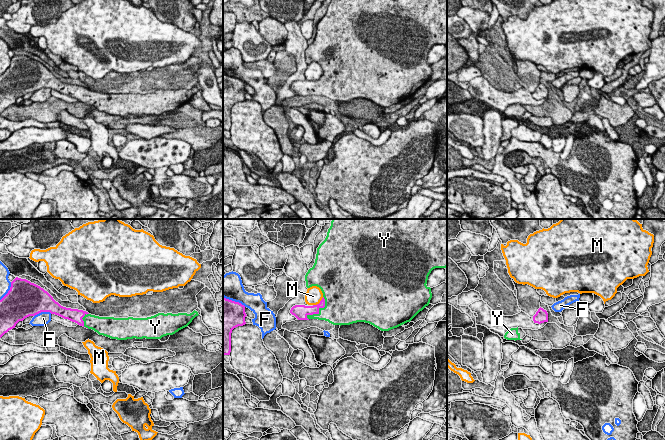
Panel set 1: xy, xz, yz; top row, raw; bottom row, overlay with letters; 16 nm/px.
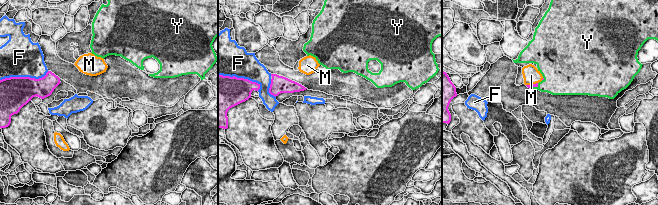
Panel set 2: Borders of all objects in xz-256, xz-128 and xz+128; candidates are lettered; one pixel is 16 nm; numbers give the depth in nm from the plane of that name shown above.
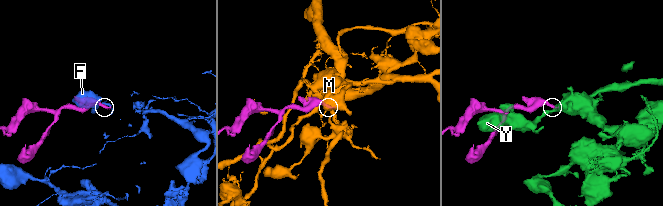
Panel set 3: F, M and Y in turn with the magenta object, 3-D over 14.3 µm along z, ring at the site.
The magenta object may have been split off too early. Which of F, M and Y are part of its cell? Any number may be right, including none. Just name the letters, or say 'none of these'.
Y

